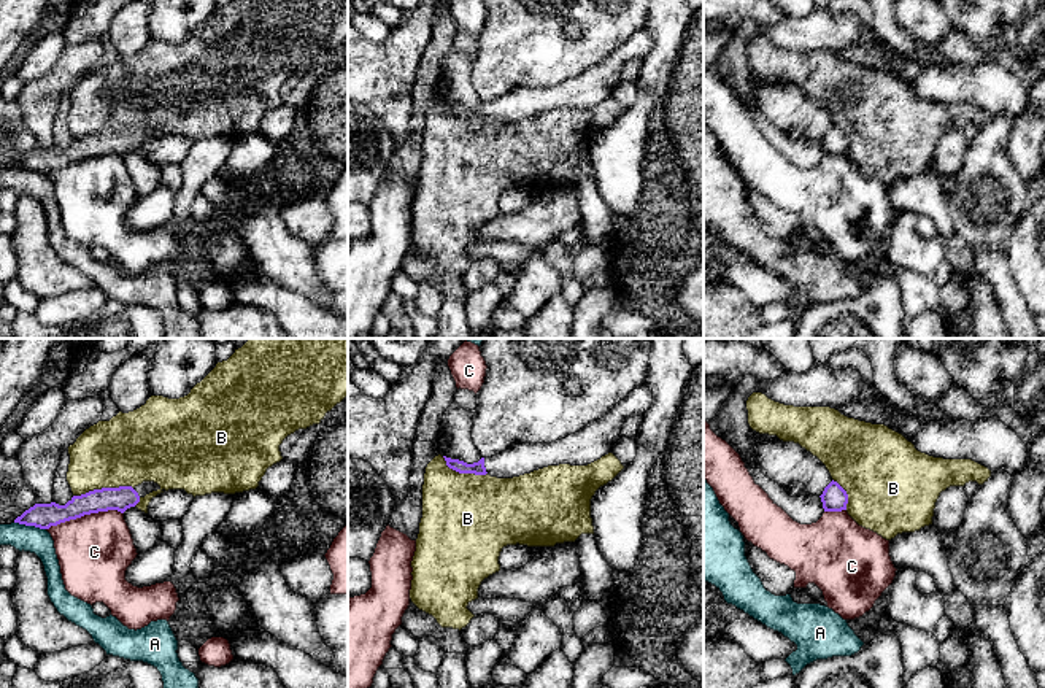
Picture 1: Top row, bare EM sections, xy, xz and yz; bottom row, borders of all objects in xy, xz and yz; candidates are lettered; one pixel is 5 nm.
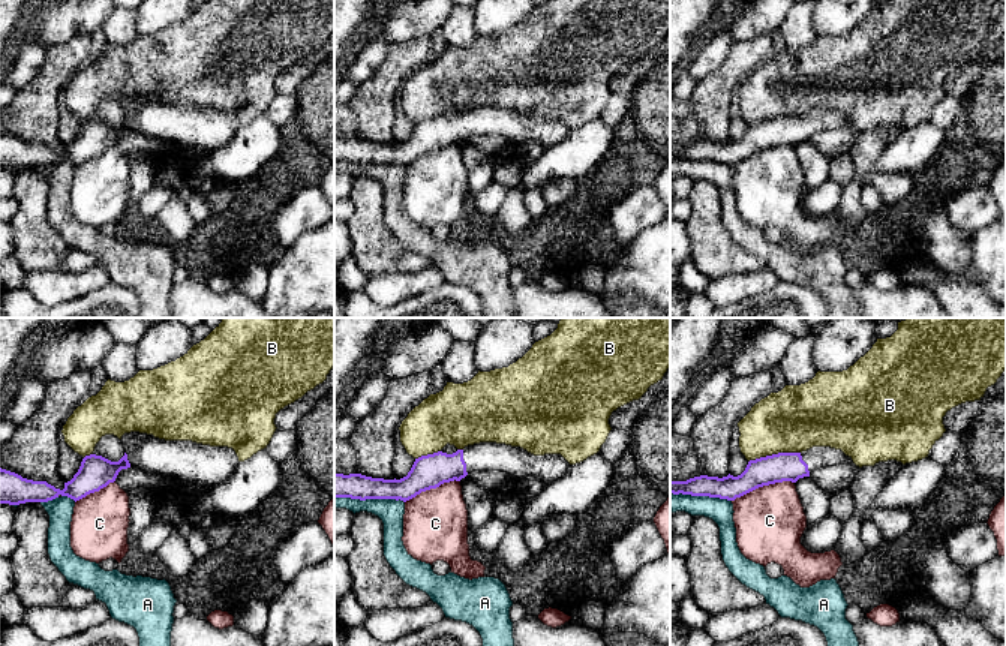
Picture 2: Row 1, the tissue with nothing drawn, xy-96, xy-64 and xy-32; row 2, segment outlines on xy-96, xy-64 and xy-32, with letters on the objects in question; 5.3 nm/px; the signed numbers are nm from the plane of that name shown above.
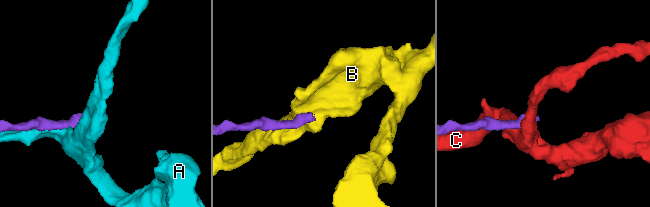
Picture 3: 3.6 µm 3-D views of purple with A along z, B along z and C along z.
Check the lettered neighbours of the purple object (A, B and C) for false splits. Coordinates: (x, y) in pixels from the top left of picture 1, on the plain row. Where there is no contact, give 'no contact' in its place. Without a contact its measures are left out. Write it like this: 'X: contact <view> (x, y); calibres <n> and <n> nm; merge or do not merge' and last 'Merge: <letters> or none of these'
A: contact xy (30, 169); calibres 130 and 130 nm; do not merge
B: contact xy (102, 132); calibres 120 and 360 nm; do not merge
C: contact xy (84, 158); calibres 130 and 380 nm; do not merge
Merge: none of these

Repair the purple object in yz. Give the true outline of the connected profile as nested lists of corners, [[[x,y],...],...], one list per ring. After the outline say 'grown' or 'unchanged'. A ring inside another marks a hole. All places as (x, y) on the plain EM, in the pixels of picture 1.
[[[834,124],[824,132],[824,135],[823,135],[823,138],[819,141],[821,141],[824,156],[842,156],[842,154],[846,154],[848,138]]]; unchanged

